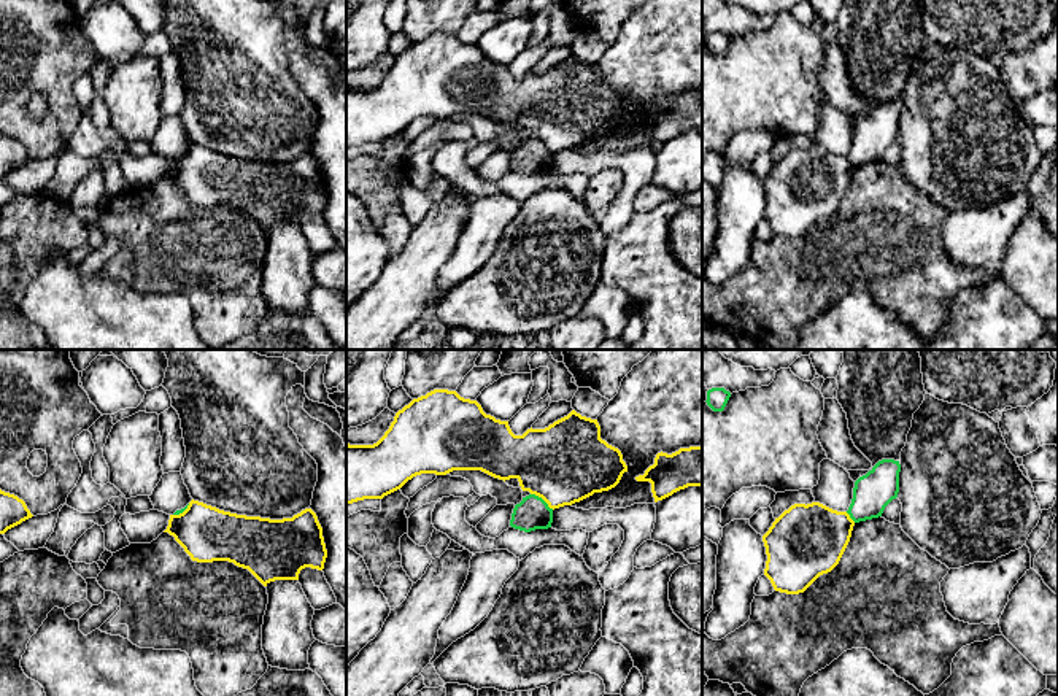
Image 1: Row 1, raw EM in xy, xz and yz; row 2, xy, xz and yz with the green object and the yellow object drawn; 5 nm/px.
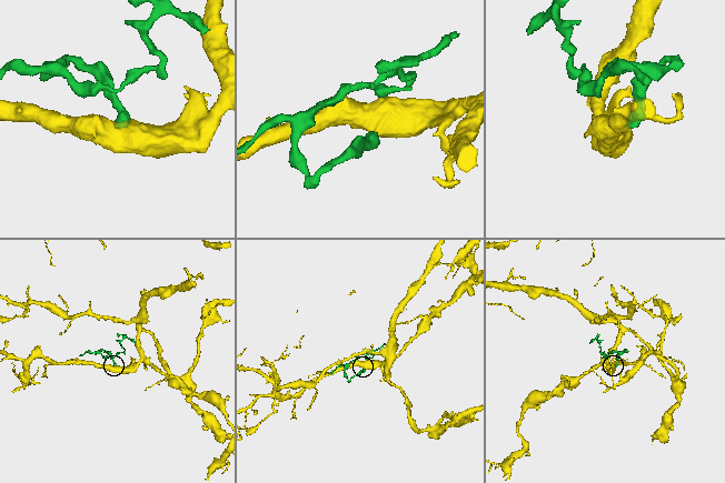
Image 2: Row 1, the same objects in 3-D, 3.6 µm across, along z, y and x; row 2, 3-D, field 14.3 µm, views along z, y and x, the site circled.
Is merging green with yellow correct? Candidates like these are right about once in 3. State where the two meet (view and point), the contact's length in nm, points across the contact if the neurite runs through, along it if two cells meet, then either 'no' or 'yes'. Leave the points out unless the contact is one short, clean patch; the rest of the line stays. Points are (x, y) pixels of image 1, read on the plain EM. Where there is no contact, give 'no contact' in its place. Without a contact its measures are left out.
xz (542, 143) | 150 nm | along xz (531, 137), (537, 139), (553, 153) | no

